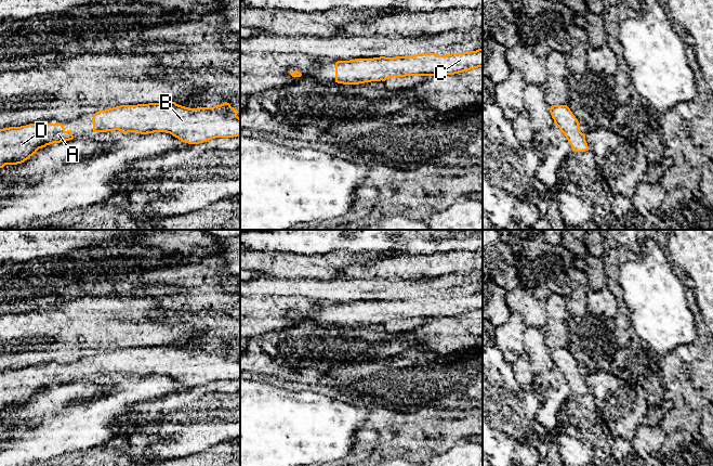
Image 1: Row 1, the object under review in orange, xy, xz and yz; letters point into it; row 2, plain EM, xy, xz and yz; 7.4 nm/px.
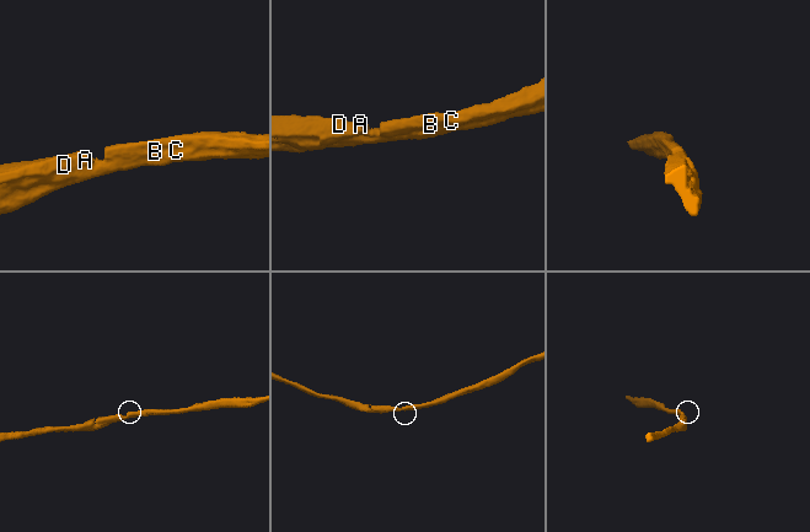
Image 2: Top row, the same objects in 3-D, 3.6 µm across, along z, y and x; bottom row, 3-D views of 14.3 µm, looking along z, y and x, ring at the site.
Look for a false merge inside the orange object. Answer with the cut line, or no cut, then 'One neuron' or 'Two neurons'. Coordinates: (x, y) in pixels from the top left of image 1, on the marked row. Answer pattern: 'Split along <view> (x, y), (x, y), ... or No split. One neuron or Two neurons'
No split. One neuron

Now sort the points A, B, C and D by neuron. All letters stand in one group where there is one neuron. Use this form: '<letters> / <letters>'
A B C D

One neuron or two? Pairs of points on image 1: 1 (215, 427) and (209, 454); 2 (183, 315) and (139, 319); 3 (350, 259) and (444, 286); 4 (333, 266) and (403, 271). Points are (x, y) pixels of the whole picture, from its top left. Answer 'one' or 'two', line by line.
1: two
2: two
3: two
4: two

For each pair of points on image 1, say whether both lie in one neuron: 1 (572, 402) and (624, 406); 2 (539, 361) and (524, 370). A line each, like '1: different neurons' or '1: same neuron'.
1: different neurons
2: different neurons

